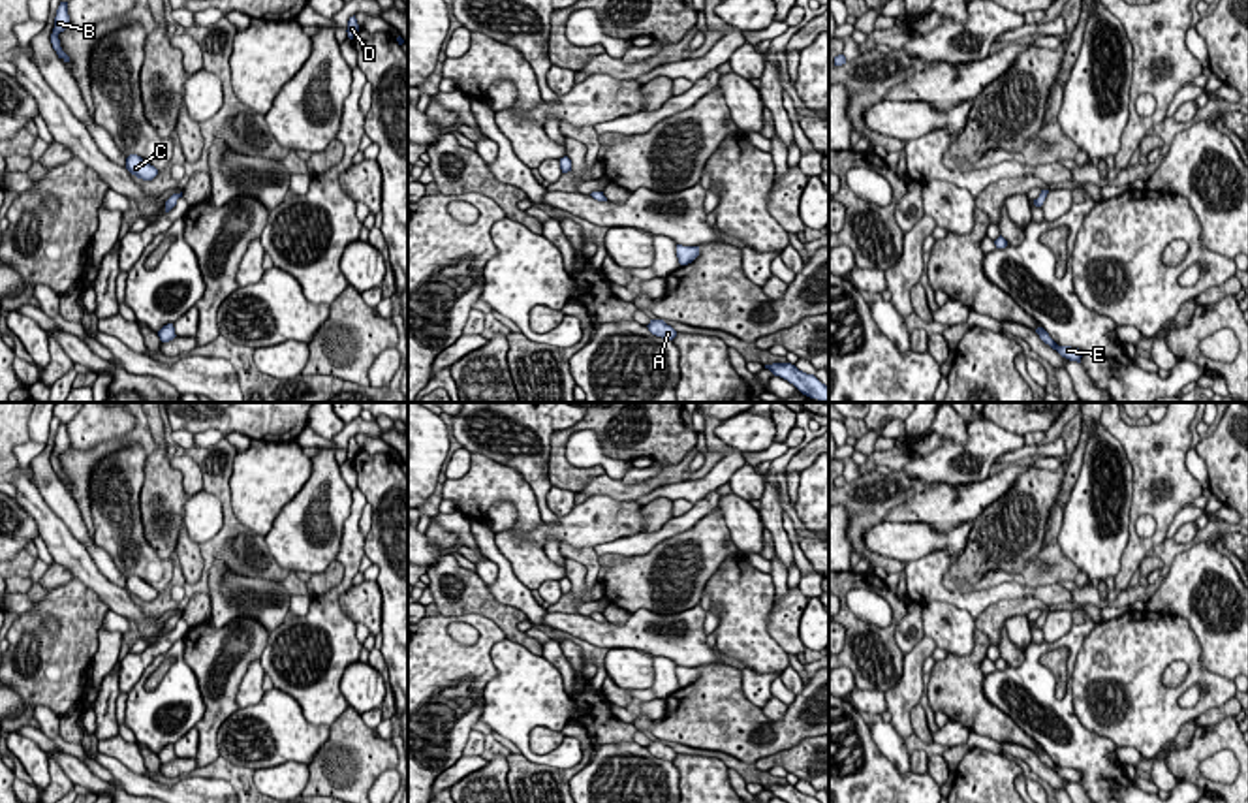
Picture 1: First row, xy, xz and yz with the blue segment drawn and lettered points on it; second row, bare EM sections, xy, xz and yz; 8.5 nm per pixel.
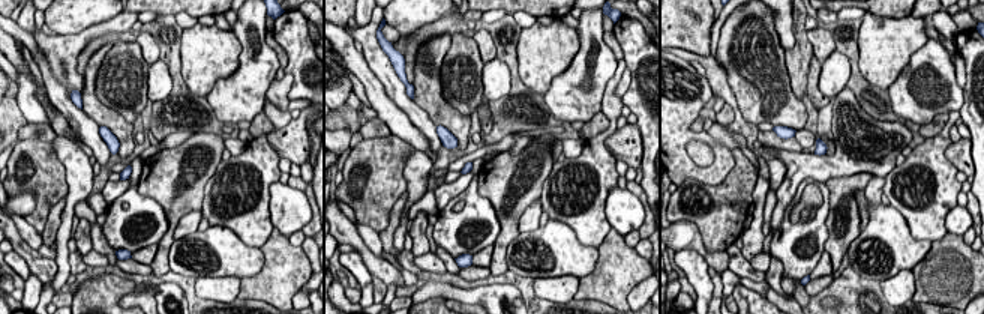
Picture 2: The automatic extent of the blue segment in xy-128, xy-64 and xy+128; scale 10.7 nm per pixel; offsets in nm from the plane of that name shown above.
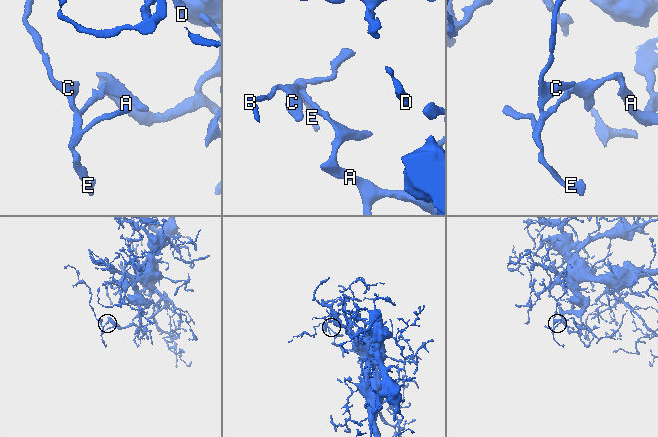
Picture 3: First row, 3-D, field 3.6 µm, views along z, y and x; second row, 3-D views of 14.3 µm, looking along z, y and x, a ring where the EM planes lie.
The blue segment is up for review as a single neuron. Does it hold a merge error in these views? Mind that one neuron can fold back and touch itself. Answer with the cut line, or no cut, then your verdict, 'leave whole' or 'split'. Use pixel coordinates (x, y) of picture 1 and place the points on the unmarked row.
no cut | leave whole

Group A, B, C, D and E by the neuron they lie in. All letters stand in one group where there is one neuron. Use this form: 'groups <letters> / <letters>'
groups A B C D E

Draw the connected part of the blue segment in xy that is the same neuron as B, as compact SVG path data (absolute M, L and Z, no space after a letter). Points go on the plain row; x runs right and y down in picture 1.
M60 423L55 438L55 449L51 455L53 470L56 472L58 480L64 483L70 483L70 478L62 472L58 455L64 453L70 448L70 436L68 436L68 423Z

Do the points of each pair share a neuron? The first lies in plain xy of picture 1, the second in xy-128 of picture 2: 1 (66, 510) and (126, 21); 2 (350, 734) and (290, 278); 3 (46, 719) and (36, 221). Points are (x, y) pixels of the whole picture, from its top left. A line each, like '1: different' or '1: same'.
1: different
2: same
3: different

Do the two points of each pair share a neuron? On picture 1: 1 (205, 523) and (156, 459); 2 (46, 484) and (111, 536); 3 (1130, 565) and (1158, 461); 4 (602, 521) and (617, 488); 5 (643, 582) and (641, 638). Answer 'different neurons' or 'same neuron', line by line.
1: different neurons
2: different neurons
3: same neuron
4: different neurons
5: different neurons

